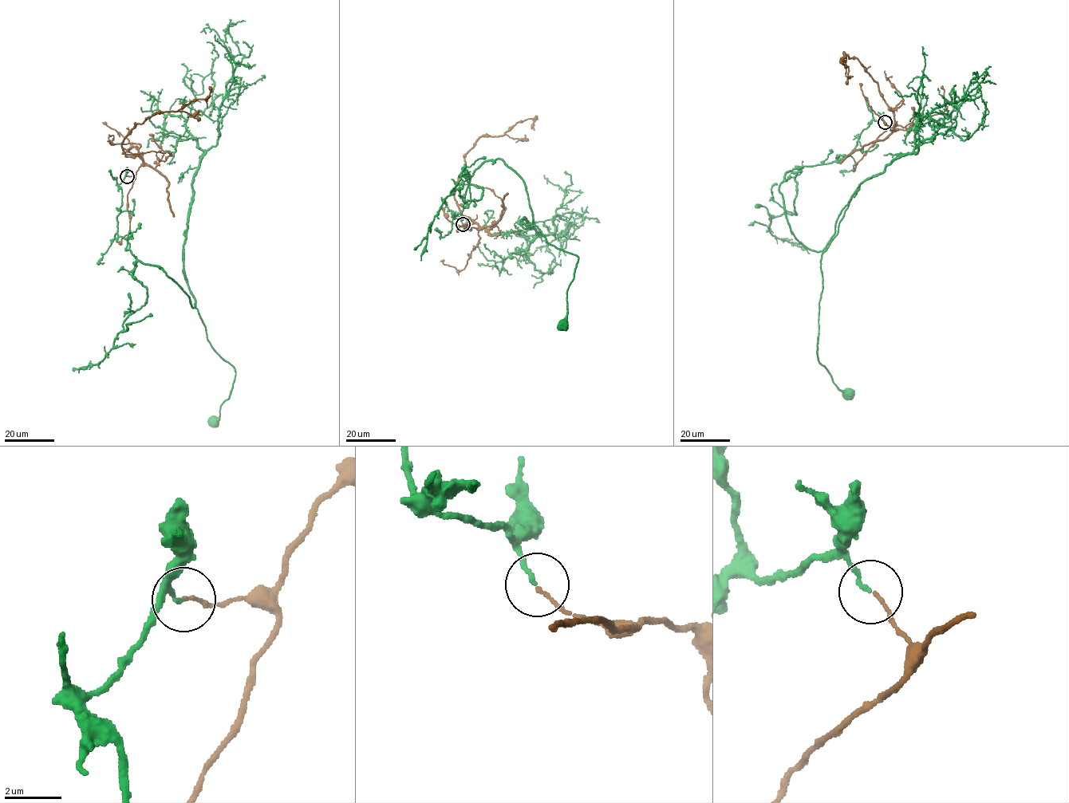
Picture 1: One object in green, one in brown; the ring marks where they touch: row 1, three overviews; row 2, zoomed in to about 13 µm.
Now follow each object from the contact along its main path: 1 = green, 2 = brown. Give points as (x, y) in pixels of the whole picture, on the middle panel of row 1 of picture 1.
1: (463, 224), (457, 213), (453, 219), (470, 177), (502, 160), (522, 179), (548, 244), (578, 257), (564, 324)
2: (463, 224), (479, 227), (455, 198), (464, 156), (479, 138), (504, 135), (524, 120), (534, 120), (534, 130)

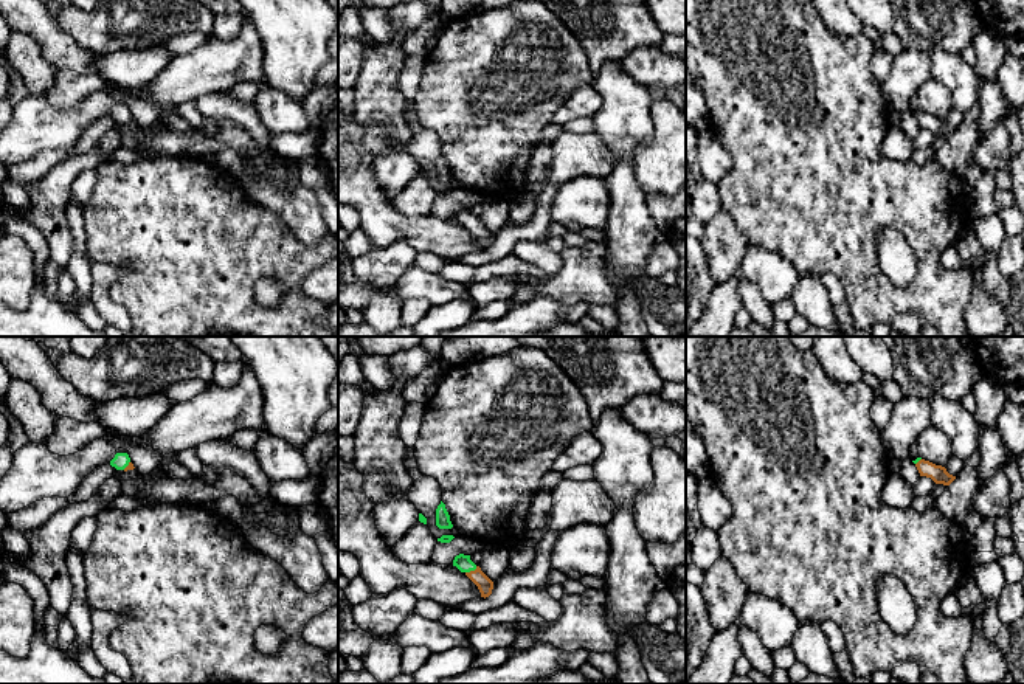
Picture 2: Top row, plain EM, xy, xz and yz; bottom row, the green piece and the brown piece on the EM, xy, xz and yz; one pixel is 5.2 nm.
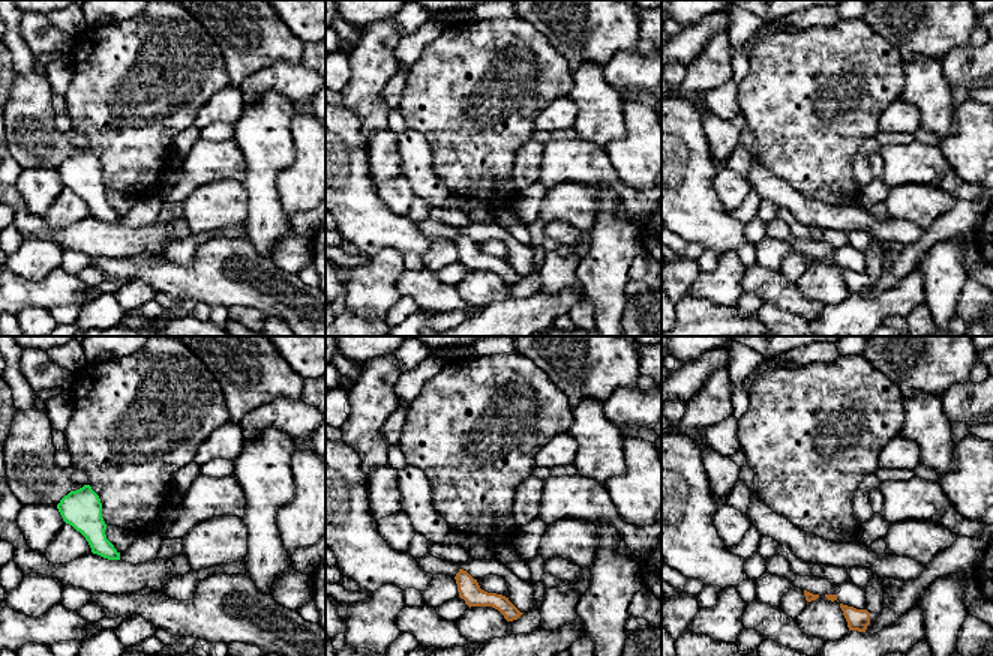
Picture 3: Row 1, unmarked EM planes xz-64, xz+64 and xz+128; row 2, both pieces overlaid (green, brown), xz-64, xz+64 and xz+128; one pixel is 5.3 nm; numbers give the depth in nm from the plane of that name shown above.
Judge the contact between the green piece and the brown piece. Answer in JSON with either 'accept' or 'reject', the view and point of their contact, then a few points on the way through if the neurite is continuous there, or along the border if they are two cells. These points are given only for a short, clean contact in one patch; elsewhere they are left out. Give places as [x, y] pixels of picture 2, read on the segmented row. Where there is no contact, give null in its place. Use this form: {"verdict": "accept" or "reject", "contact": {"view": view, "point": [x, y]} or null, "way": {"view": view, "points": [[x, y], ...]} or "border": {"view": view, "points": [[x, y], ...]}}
{"verdict": "reject", "contact": {"view": "xz", "point": [470, 570]}}

